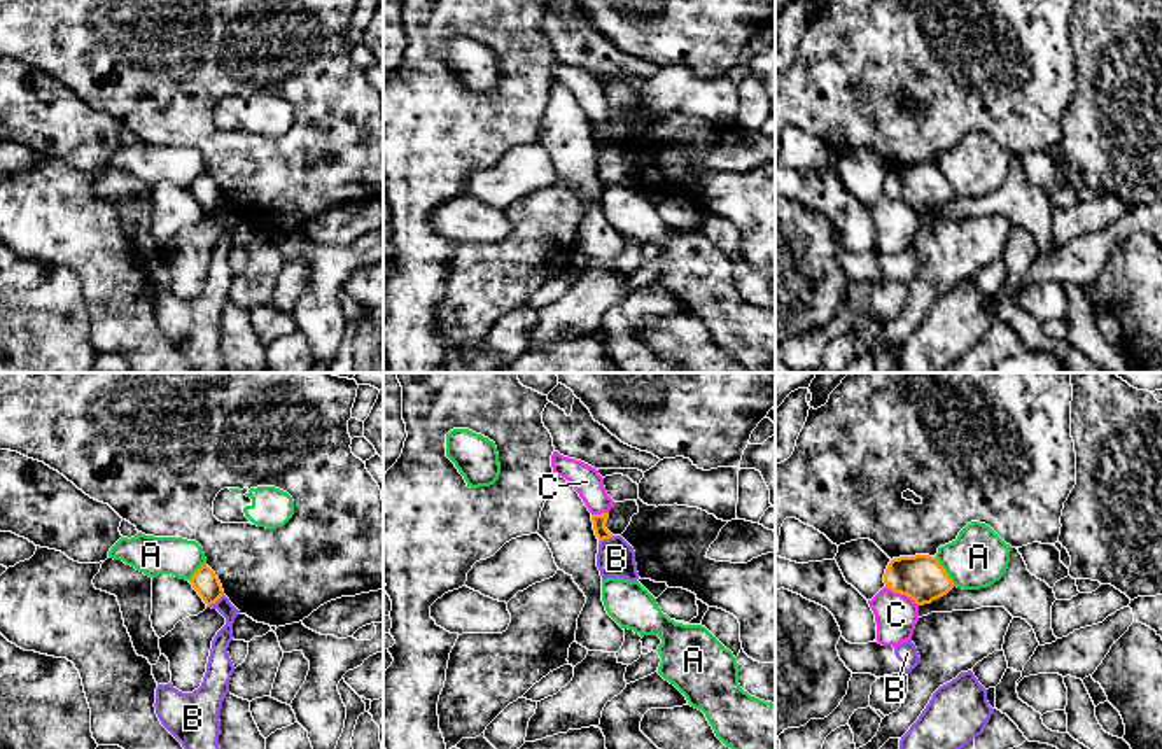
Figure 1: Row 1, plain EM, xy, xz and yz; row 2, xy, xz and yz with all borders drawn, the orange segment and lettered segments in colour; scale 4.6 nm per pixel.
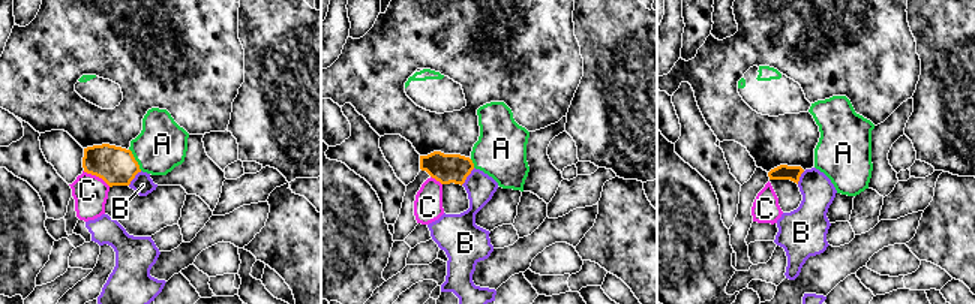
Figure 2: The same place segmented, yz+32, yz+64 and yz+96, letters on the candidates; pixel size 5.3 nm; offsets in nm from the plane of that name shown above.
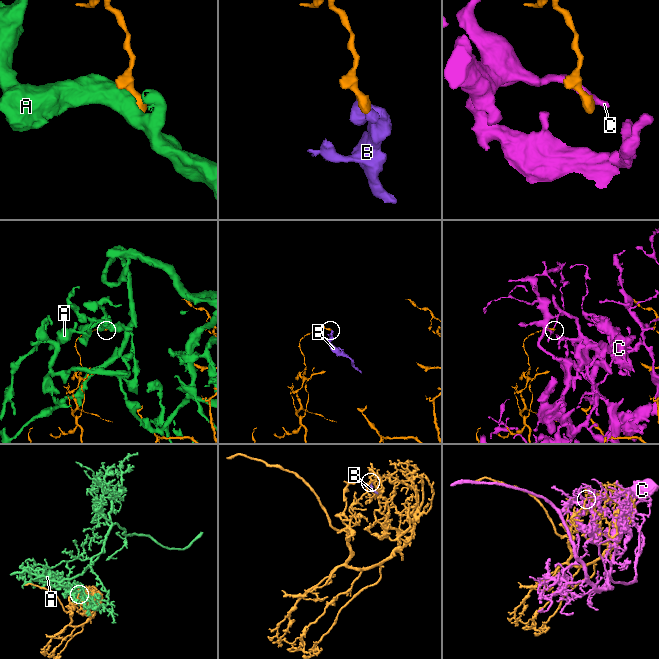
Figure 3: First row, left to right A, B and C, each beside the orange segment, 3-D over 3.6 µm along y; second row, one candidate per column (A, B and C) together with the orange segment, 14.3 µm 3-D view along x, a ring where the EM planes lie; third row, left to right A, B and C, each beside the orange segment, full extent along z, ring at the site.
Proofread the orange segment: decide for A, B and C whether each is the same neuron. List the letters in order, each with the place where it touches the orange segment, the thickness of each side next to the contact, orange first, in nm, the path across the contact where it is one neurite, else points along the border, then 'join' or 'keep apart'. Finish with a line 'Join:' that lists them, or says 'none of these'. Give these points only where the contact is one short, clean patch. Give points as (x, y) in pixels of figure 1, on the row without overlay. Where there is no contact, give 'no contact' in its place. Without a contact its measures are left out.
A: contact yz (945, 179); calibres 200 and 280 nm; keep apart
B: contact xz (606, 146); calibres 60 and 180 nm; border xz (615, 144), (604, 146), (599, 151); keep apart
C: contact yz (902, 202); calibres 200 and 200 nm; keep apart
Join: none of these

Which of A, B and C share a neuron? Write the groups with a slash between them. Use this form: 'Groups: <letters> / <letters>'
Groups: A / B / C

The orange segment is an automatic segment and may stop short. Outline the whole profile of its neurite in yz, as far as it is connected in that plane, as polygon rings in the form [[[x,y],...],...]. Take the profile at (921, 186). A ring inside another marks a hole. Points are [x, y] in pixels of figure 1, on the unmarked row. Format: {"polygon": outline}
{"polygon": [[[929,163],[892,166],[884,191],[894,201],[910,205],[917,214],[931,212],[954,196],[938,166]]]}

